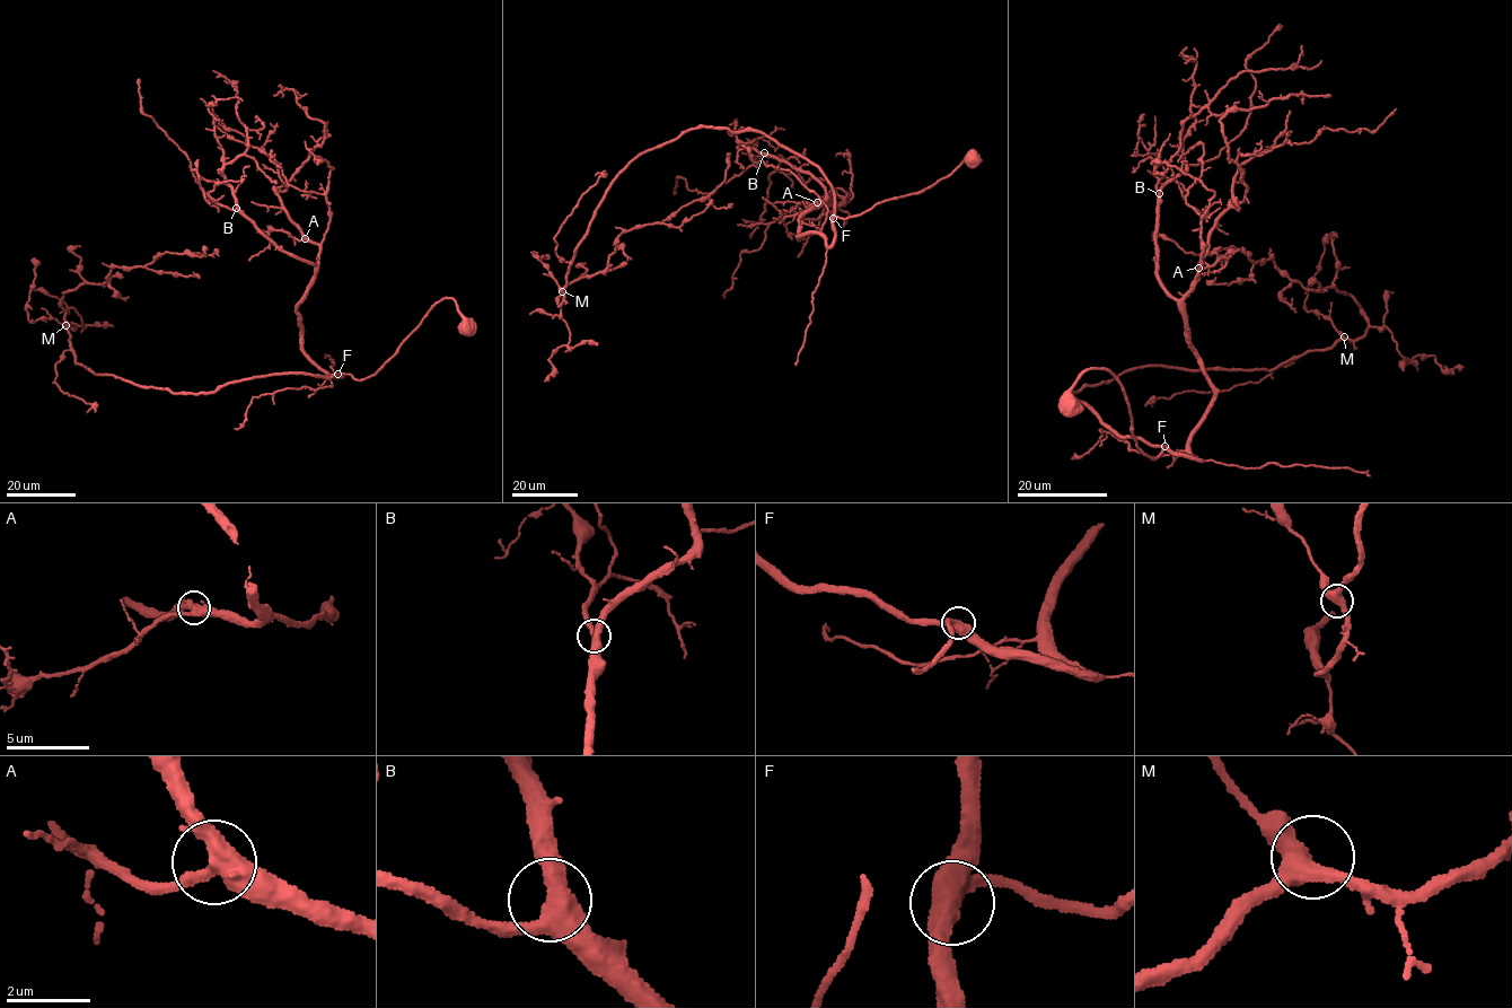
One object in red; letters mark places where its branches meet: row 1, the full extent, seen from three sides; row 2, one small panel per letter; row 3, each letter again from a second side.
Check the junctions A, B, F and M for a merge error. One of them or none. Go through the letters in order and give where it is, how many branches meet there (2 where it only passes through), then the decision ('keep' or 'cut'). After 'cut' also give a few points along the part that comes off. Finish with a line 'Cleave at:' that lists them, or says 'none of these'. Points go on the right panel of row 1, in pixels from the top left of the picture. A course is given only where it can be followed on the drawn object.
A: (1198, 268) | 3 | keep
B: (1159, 193) | 3 | keep
F: (1165, 446) | 3 | keep
M: (1344, 336) | 3 | keep
Cleave at: none of these

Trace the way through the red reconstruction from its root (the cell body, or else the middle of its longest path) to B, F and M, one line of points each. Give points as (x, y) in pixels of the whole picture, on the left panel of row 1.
B: (468, 330), (445, 297), (372, 375), (328, 375), (304, 350), (297, 309), (315, 265), (283, 252), (236, 208)
F: (468, 330), (472, 324), (454, 299), (445, 297), (372, 375), (355, 379), (339, 374)
M: (468, 330), (445, 297), (365, 378), (277, 374), (181, 394), (77, 364), (66, 325)

